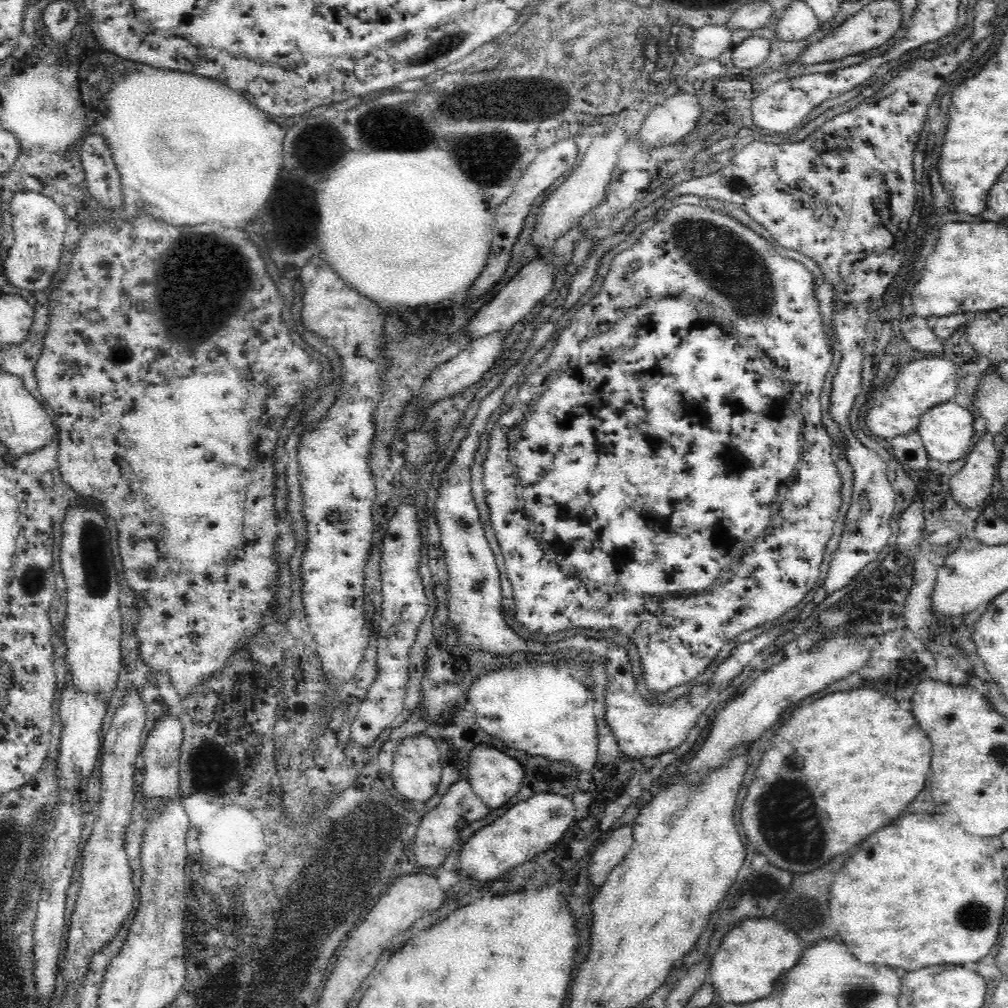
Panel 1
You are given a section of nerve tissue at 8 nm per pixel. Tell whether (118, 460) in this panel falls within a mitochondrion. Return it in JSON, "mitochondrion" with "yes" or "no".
{"mitochondrion":"no"}

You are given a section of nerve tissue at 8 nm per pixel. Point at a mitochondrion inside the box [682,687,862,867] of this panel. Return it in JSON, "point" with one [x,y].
{"point":[793,796]}

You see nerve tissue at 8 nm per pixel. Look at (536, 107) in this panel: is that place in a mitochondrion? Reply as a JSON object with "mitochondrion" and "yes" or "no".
{"mitochondrion":"yes"}

